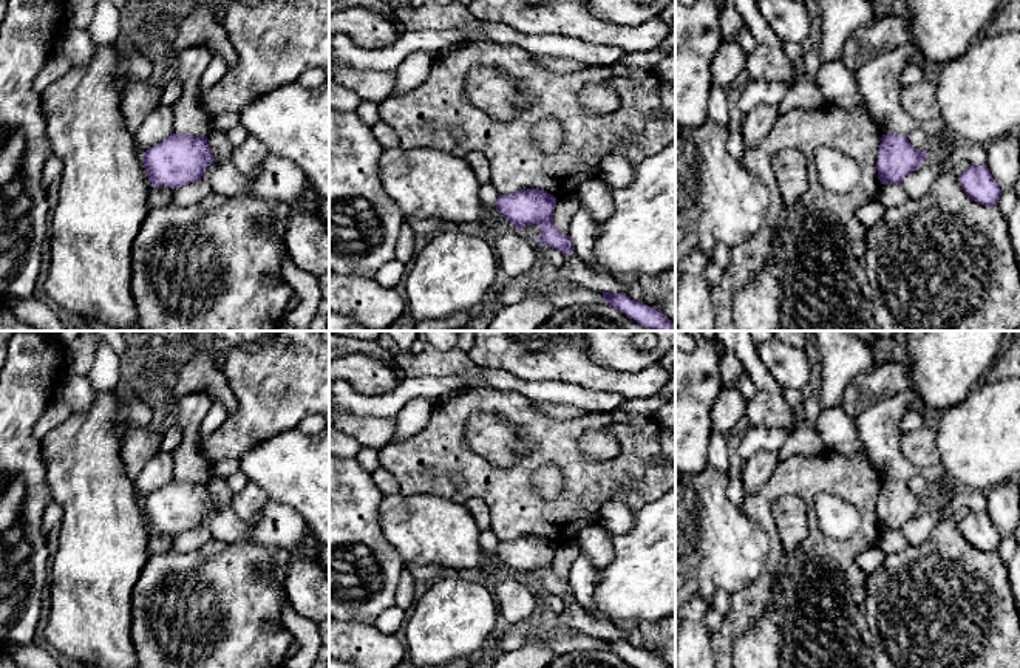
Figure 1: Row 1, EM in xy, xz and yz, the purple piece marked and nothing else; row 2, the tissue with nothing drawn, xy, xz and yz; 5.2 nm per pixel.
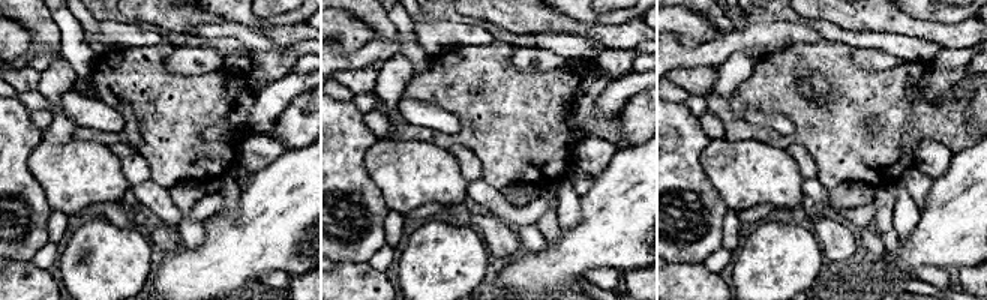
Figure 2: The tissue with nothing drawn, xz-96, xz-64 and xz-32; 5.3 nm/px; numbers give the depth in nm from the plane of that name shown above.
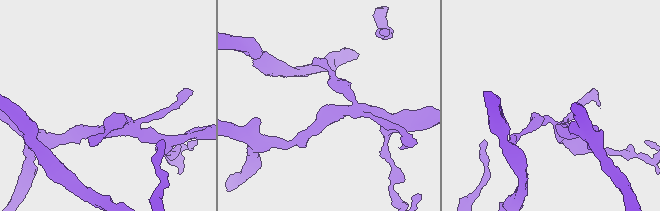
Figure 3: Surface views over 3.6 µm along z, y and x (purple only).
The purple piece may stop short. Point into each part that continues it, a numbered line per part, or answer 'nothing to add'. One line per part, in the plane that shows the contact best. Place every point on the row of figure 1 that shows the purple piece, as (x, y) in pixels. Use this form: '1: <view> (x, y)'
1: xy (190, 119)

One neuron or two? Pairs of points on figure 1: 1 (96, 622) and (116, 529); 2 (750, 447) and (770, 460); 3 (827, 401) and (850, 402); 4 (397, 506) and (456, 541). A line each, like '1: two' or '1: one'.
1: one
2: two
3: two
4: one

